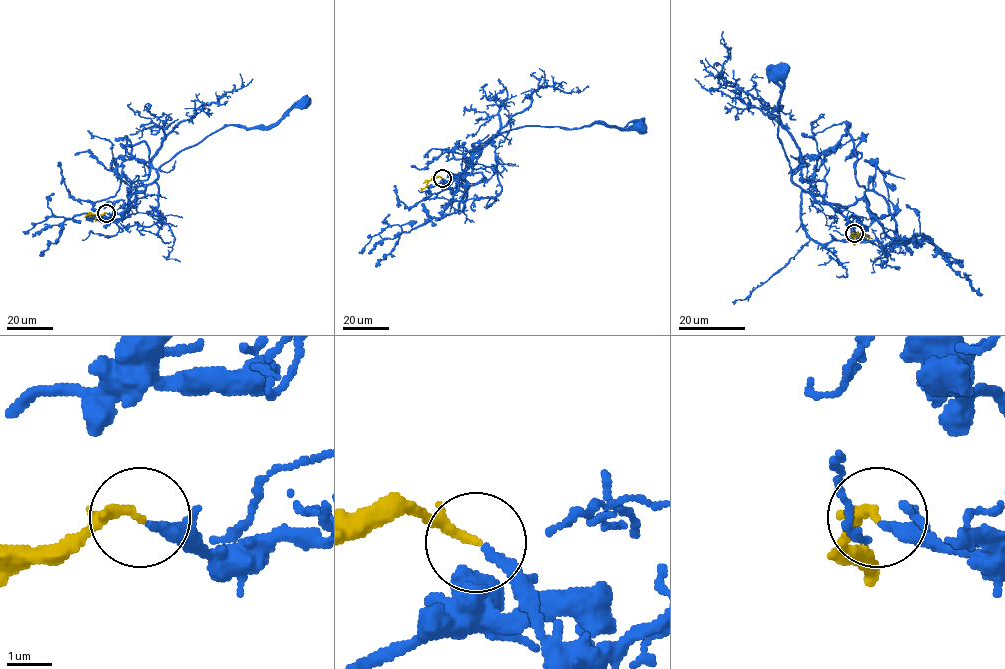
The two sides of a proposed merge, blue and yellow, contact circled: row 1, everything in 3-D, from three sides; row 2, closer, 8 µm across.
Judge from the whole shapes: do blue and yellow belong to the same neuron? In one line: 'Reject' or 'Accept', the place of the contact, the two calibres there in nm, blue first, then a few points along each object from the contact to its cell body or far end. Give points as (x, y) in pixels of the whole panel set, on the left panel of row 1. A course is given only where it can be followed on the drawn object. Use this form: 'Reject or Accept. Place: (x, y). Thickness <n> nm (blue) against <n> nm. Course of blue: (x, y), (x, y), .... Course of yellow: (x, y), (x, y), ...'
Accept. Place: (106, 213). Thickness 240 nm (blue) against 220 nm. Course of blue: (106, 213), (133, 205), (136, 193), (151, 184), (157, 169), (213, 133), (228, 125), (274, 125), (304, 102). Course of yellow: (106, 213), (85, 216)

